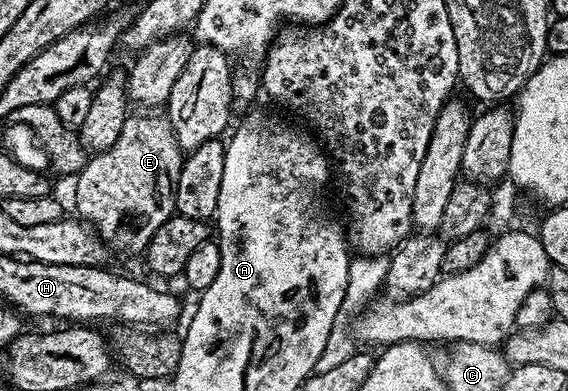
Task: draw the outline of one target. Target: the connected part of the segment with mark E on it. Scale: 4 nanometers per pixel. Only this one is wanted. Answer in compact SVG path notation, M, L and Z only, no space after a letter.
M129 115L118 140L105 152L95 153L74 180L75 215L90 224L113 253L143 253L148 240L154 238L154 230L174 215L176 206L180 143L167 115L140 115L144 116Z

